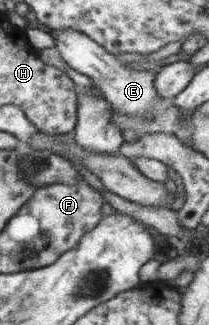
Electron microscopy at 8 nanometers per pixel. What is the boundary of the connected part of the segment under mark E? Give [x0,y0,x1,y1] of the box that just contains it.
[55,28,192,118]

